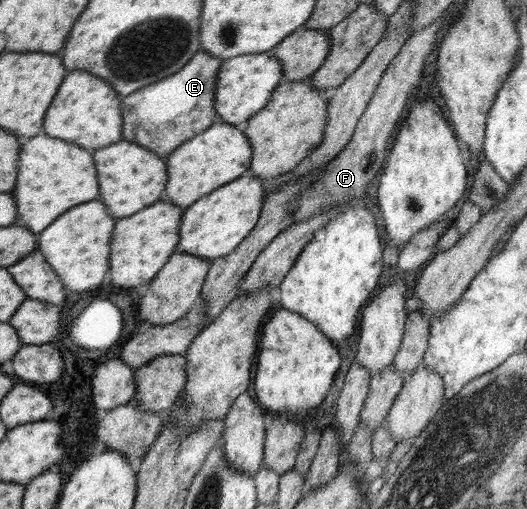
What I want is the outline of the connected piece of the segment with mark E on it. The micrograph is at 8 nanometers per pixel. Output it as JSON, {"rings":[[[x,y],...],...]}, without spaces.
{"rings":[[[199,50],[175,74],[128,94],[121,101],[122,140],[139,144],[165,159],[183,142],[217,121],[215,89],[217,71],[224,60]]]}

